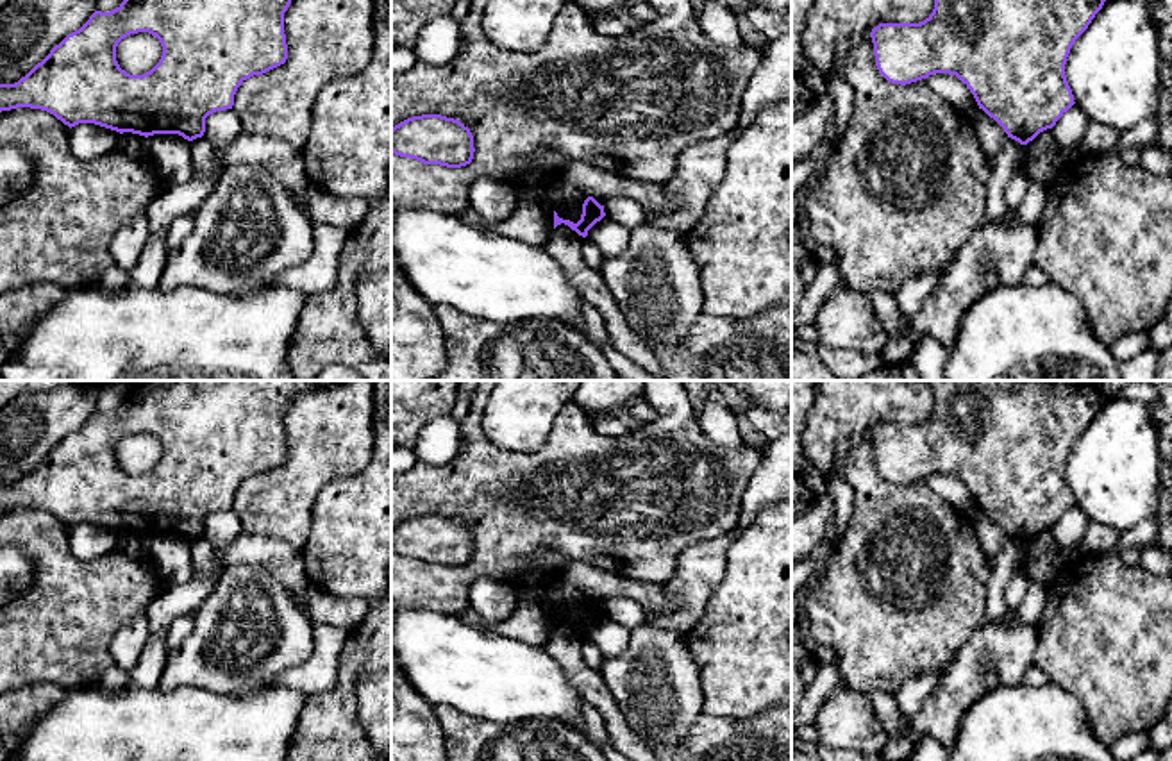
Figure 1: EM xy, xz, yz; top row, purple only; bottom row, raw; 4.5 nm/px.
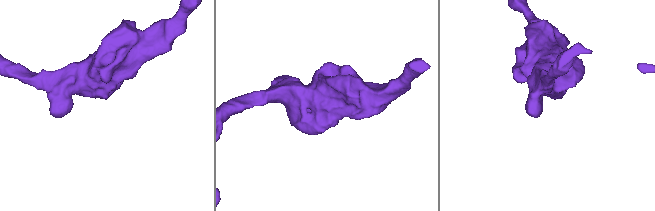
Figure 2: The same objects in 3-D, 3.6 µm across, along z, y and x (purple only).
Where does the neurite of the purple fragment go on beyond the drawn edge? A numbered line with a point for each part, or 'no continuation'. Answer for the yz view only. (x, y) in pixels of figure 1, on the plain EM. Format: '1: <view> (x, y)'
no continuation

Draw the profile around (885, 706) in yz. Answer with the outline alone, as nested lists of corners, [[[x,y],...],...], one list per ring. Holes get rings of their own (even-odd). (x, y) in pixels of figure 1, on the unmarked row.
[[[872,691],[872,693],[866,693],[866,698],[870,700],[888,738],[899,738],[904,731],[904,718],[895,702],[895,697],[883,691]]]

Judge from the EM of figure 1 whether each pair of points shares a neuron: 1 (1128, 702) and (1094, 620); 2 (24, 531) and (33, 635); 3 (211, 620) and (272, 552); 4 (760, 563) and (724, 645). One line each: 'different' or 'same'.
1: same
2: same
3: different
4: same

